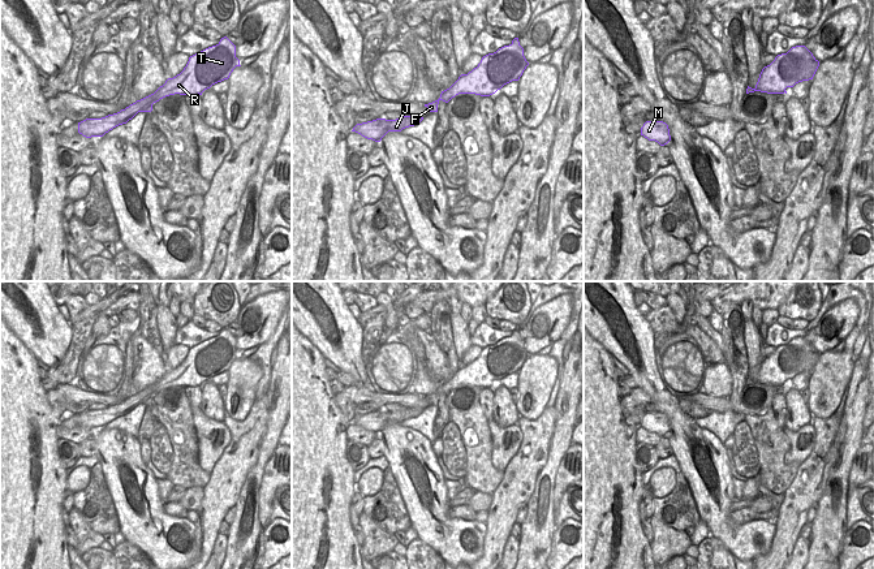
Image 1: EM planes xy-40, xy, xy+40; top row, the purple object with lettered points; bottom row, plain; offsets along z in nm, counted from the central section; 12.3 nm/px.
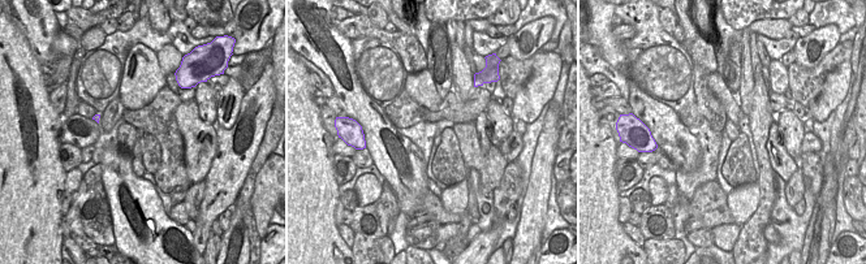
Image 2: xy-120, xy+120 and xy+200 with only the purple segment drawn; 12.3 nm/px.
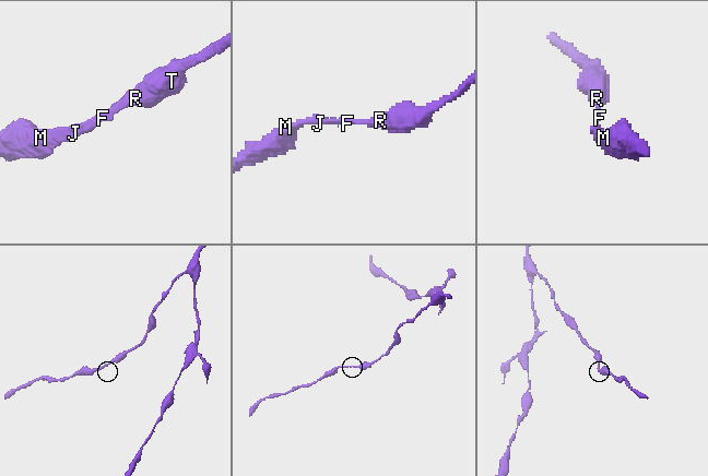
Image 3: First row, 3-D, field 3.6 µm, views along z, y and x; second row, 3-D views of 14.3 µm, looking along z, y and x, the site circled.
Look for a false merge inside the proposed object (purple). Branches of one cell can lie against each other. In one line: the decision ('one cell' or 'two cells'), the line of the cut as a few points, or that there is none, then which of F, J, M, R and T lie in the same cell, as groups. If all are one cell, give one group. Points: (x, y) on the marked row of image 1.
one cell; cut none; groups F J M R T

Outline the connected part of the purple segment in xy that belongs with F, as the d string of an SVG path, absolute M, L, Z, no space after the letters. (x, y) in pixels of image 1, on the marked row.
M515 38L509 46L483 56L477 68L468 74L461 74L449 89L442 91L438 100L425 104L425 107L430 112L438 112L440 100L448 103L458 94L490 96L504 85L518 81L528 65L524 48L520 46L518 38Z

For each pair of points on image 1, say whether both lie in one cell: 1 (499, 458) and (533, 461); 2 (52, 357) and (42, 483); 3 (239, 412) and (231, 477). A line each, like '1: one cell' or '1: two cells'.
1: two cells
2: two cells
3: two cells

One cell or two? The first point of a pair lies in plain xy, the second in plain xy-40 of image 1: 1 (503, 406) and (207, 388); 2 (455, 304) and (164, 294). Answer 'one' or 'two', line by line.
1: one
2: one

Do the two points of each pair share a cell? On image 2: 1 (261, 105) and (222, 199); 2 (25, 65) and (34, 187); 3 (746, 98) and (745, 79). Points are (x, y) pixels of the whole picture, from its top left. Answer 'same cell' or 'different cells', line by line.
1: same cell
2: same cell
3: same cell

